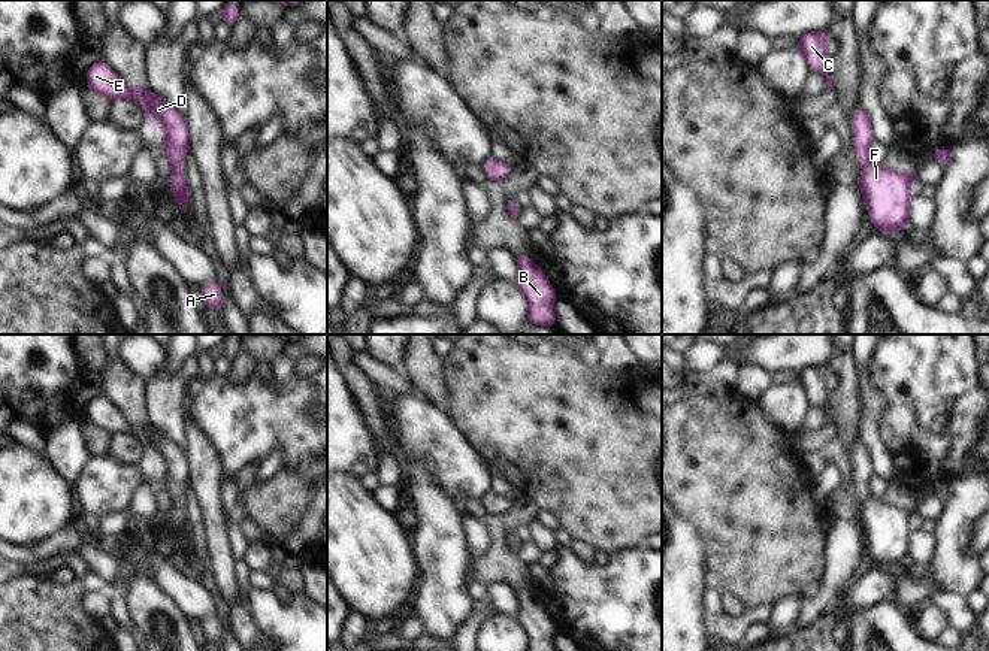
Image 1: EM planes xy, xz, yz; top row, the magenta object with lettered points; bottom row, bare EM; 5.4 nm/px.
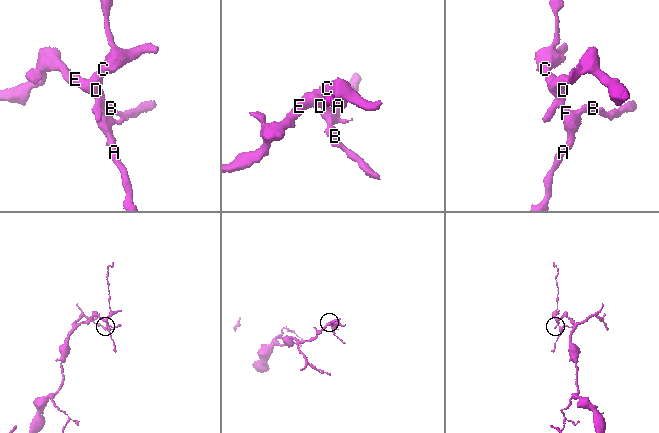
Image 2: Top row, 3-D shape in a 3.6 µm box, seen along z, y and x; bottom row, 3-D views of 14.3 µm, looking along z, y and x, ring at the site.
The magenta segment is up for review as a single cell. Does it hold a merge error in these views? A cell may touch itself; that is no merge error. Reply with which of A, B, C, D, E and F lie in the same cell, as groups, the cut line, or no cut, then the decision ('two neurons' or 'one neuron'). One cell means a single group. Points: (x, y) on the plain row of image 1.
groups A B C D E F; cut none; one neuron

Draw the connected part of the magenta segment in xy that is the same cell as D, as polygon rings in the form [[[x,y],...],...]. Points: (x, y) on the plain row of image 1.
[[[96,396],[85,409],[87,421],[109,434],[130,434],[137,437],[149,455],[163,464],[163,488],[173,502],[169,512],[172,530],[176,539],[190,543],[190,526],[187,524],[182,497],[188,487],[188,469],[184,451],[148,423],[128,423],[120,411],[105,397]]]

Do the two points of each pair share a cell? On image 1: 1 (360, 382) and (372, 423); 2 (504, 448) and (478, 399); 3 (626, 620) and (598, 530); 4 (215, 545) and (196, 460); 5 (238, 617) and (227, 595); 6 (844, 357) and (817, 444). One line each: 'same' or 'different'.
1: same
2: same
3: different
4: same
5: different
6: different

